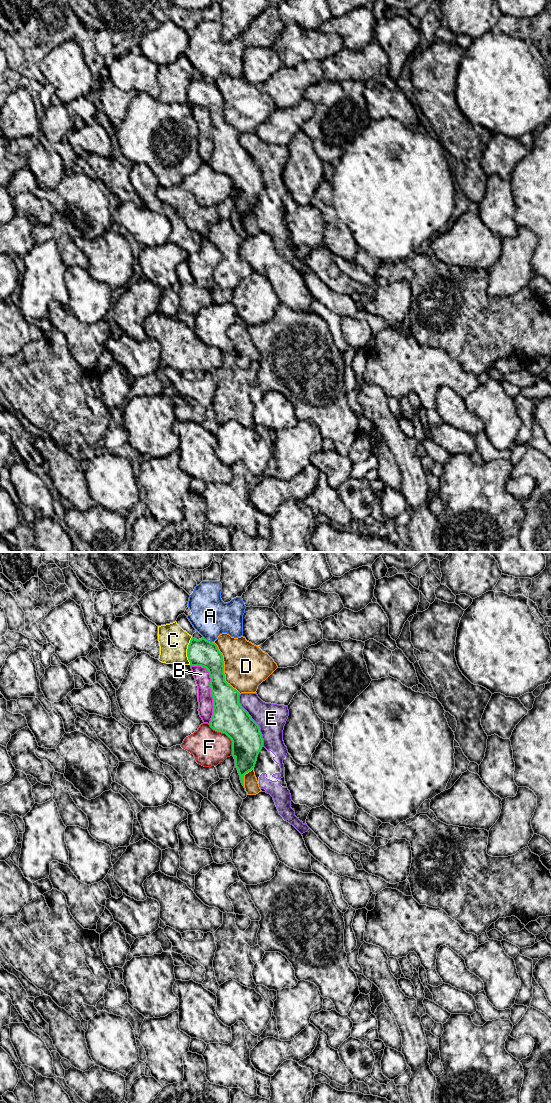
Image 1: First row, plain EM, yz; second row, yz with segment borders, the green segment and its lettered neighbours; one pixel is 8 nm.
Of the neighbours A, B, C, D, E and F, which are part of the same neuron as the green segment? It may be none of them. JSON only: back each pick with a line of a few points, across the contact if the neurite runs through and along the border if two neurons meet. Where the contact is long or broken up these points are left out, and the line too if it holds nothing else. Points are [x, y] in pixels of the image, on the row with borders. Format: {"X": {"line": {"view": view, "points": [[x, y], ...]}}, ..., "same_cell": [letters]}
{"same_cell": []}

